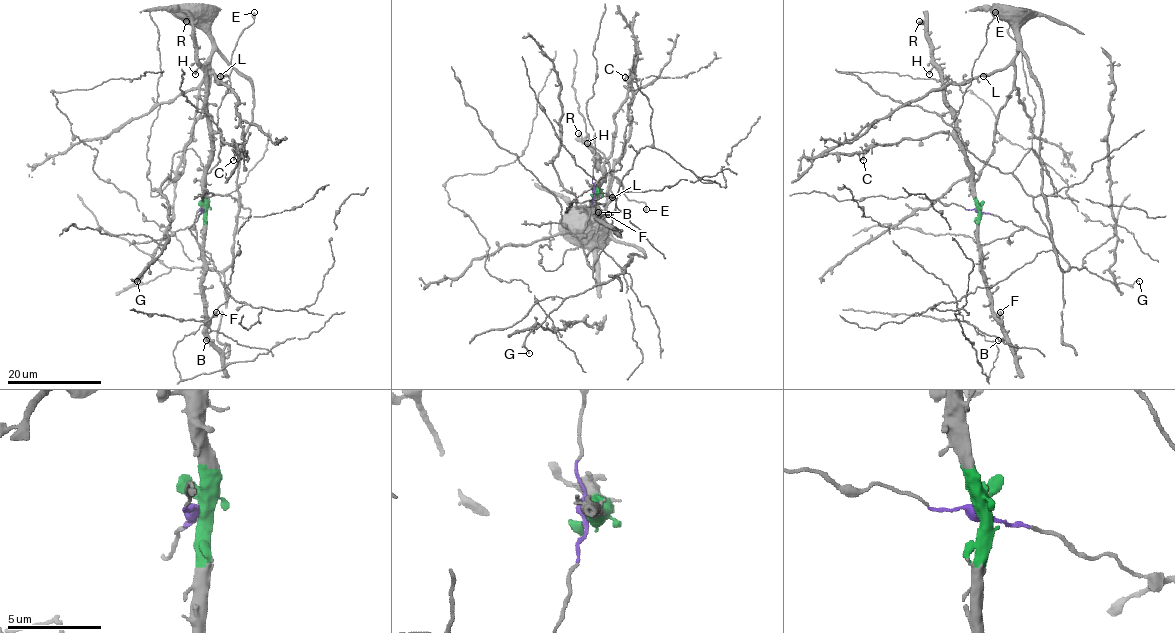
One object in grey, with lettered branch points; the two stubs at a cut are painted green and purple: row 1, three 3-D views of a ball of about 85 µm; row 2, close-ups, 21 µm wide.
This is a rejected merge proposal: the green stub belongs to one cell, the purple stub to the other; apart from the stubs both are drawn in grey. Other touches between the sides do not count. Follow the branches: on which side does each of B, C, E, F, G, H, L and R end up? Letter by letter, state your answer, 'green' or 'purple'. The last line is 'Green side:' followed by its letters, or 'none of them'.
B: green
C: green
E: purple
F: green
G: purple
H: green
L: purple
R: green
Green side: B, C, F, H, R

